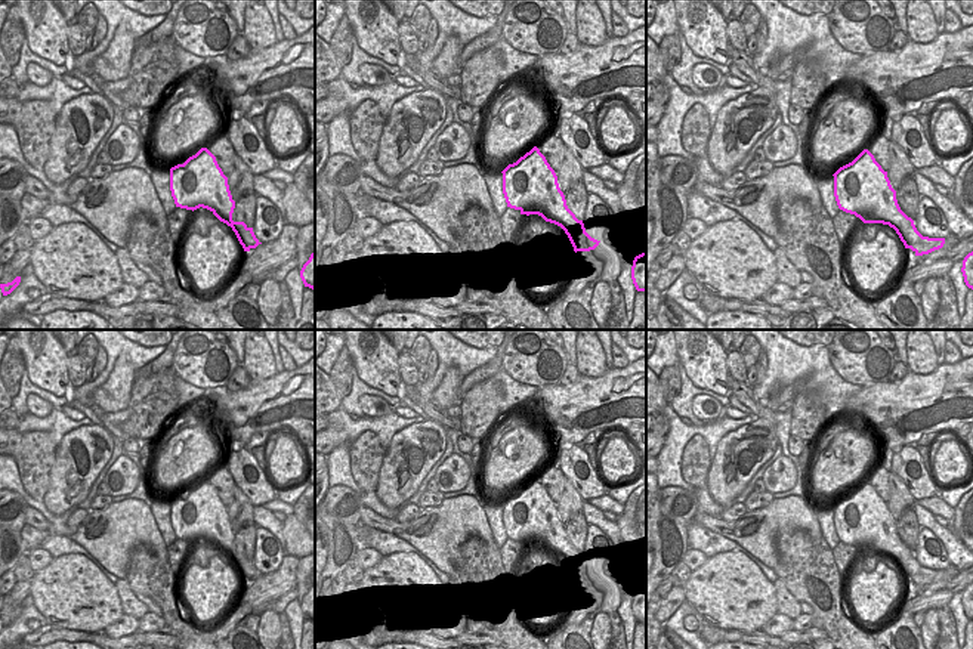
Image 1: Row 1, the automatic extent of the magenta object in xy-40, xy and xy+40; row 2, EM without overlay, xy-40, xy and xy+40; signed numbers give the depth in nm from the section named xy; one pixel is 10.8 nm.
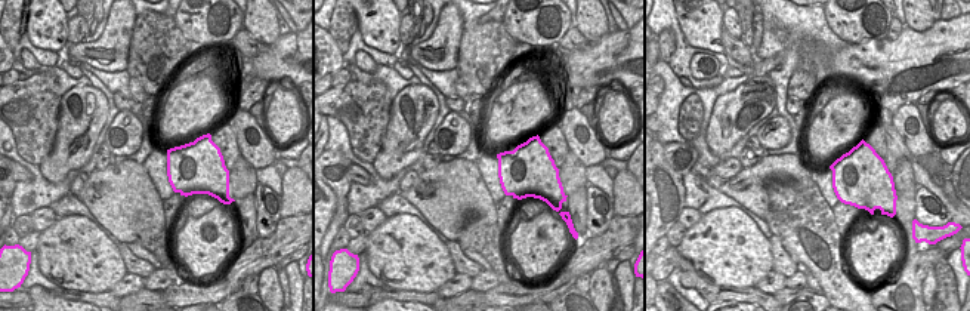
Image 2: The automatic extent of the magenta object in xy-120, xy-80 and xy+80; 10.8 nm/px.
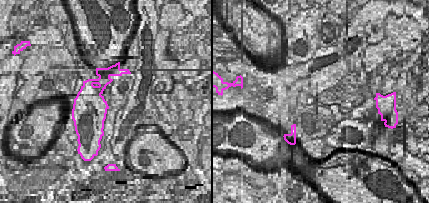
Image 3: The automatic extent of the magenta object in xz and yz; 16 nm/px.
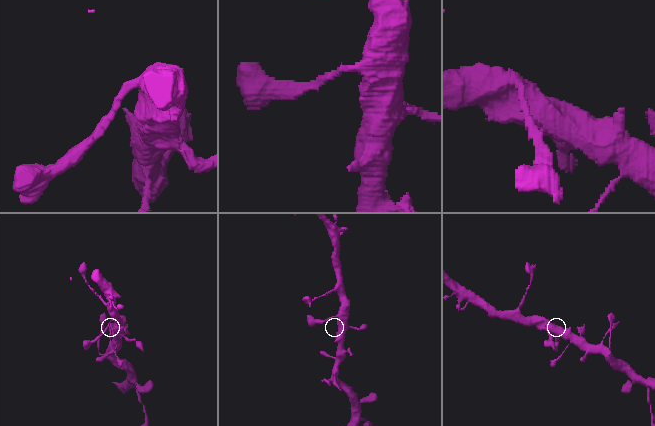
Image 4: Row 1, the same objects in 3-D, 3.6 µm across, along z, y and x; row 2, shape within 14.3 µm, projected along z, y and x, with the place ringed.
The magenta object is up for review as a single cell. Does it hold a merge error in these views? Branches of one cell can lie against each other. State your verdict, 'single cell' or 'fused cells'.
single cell

